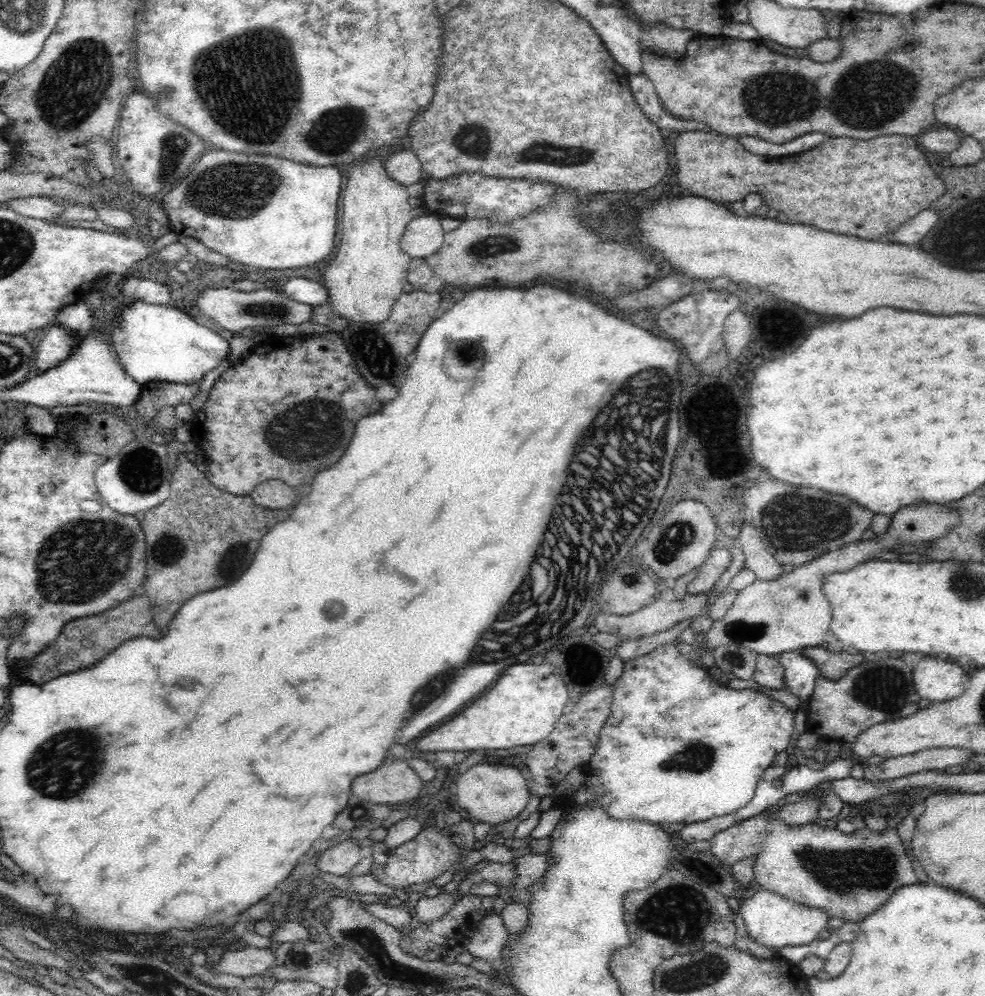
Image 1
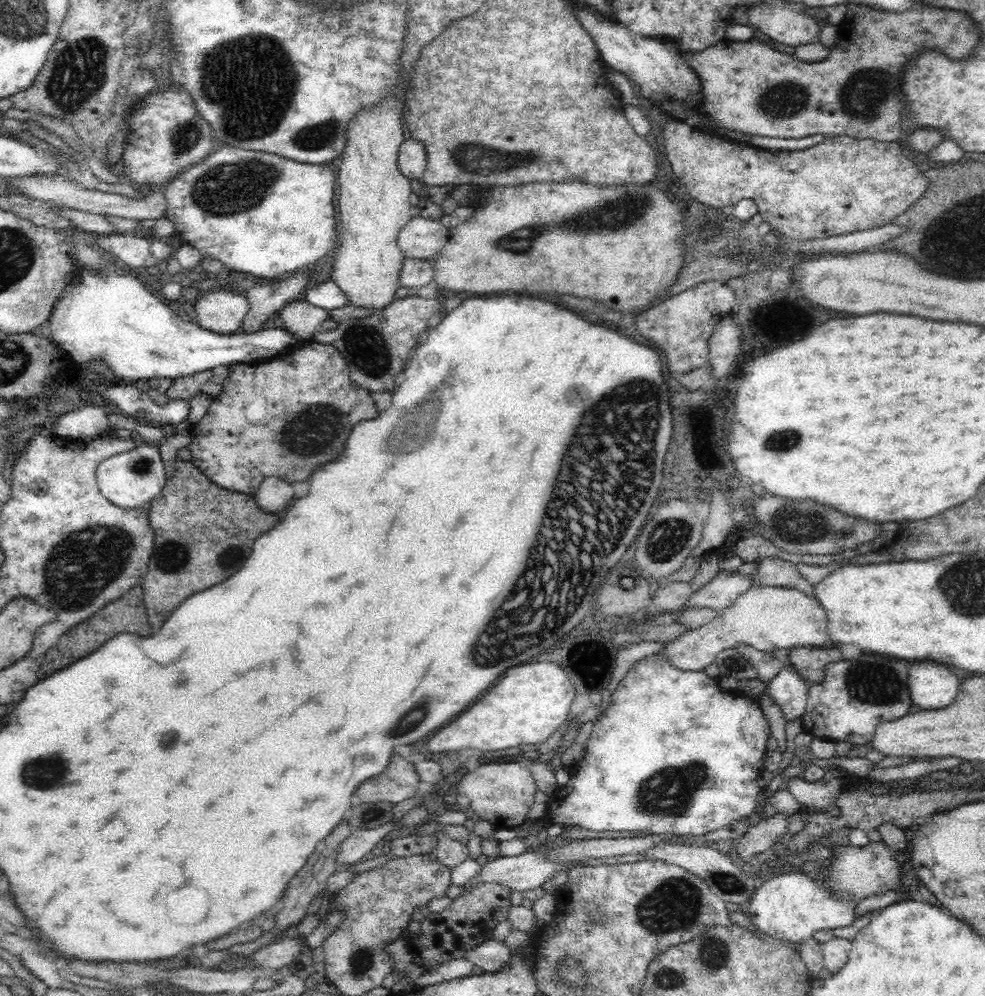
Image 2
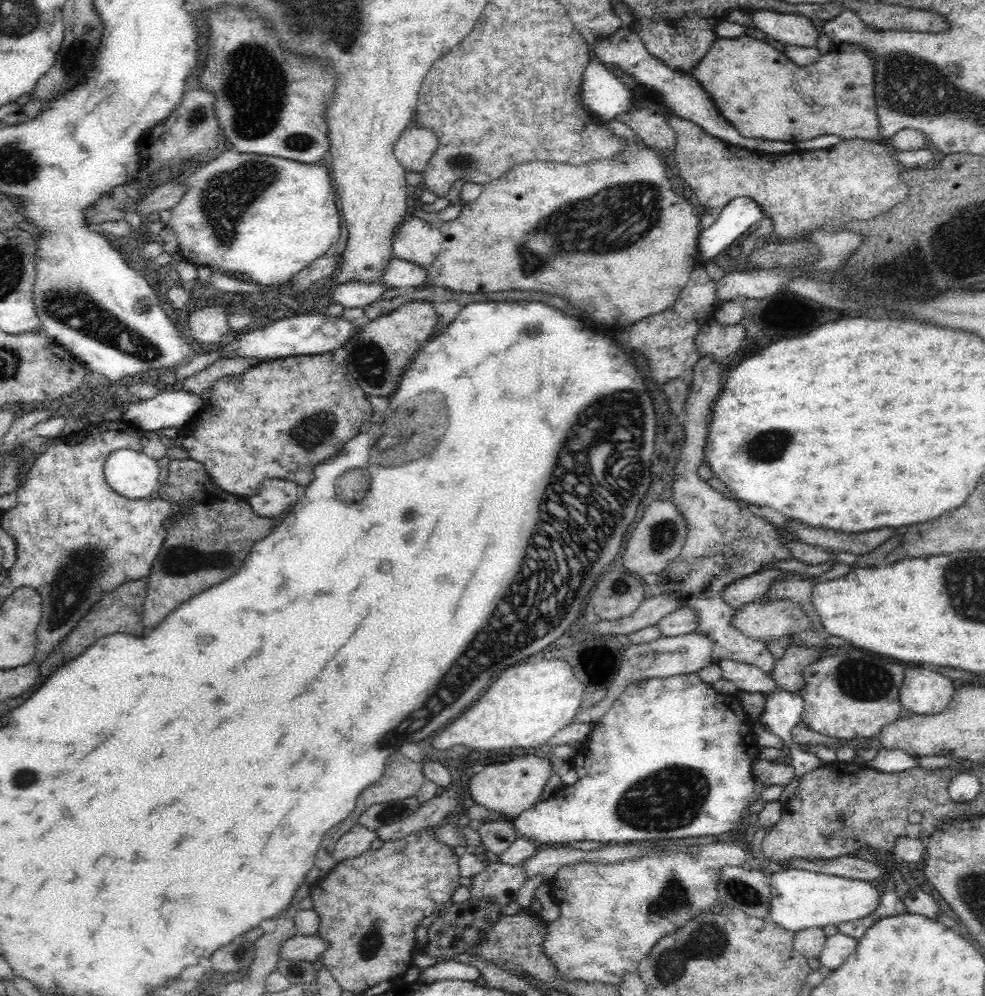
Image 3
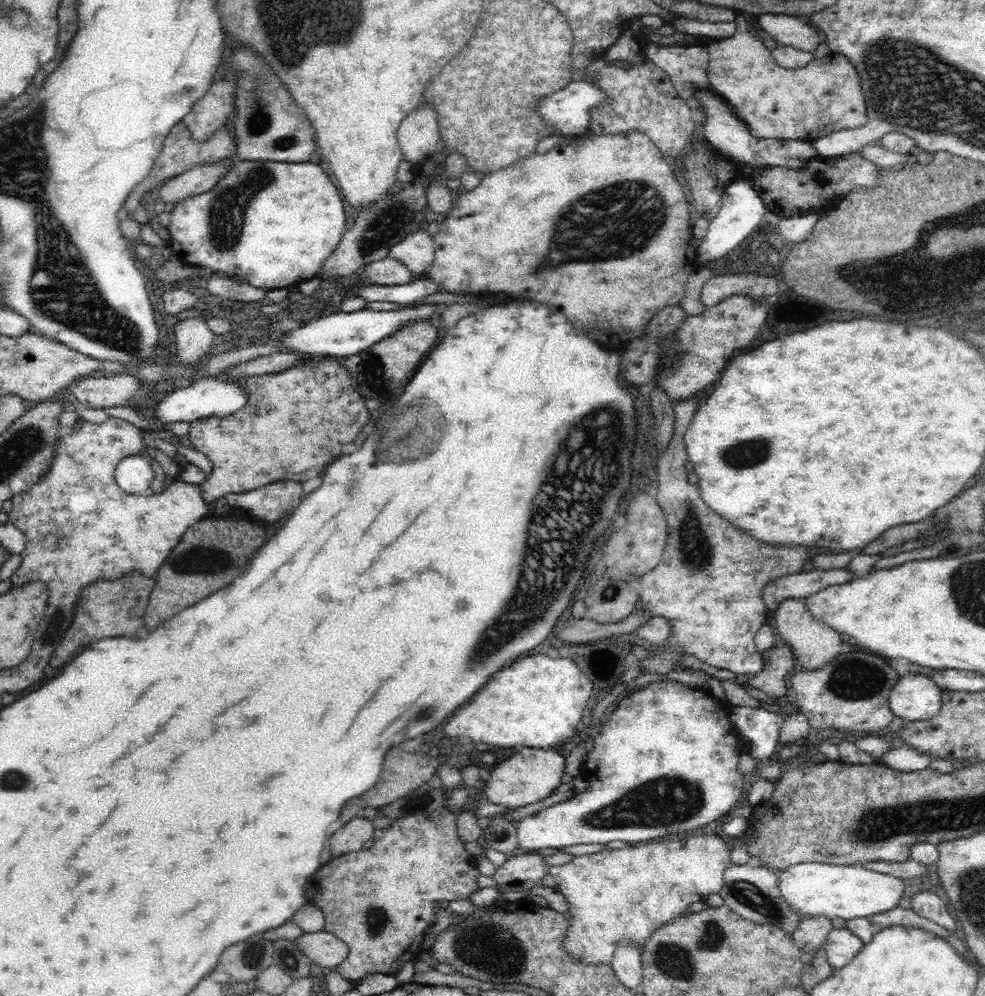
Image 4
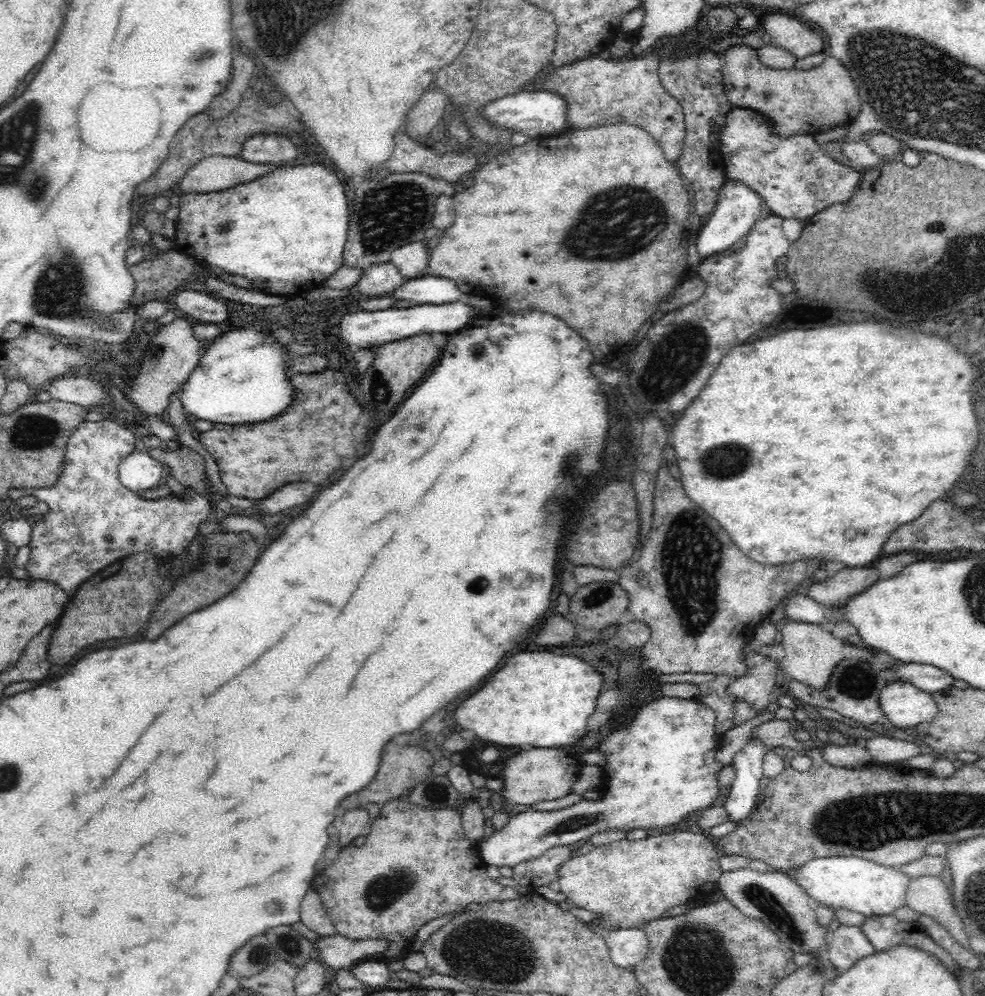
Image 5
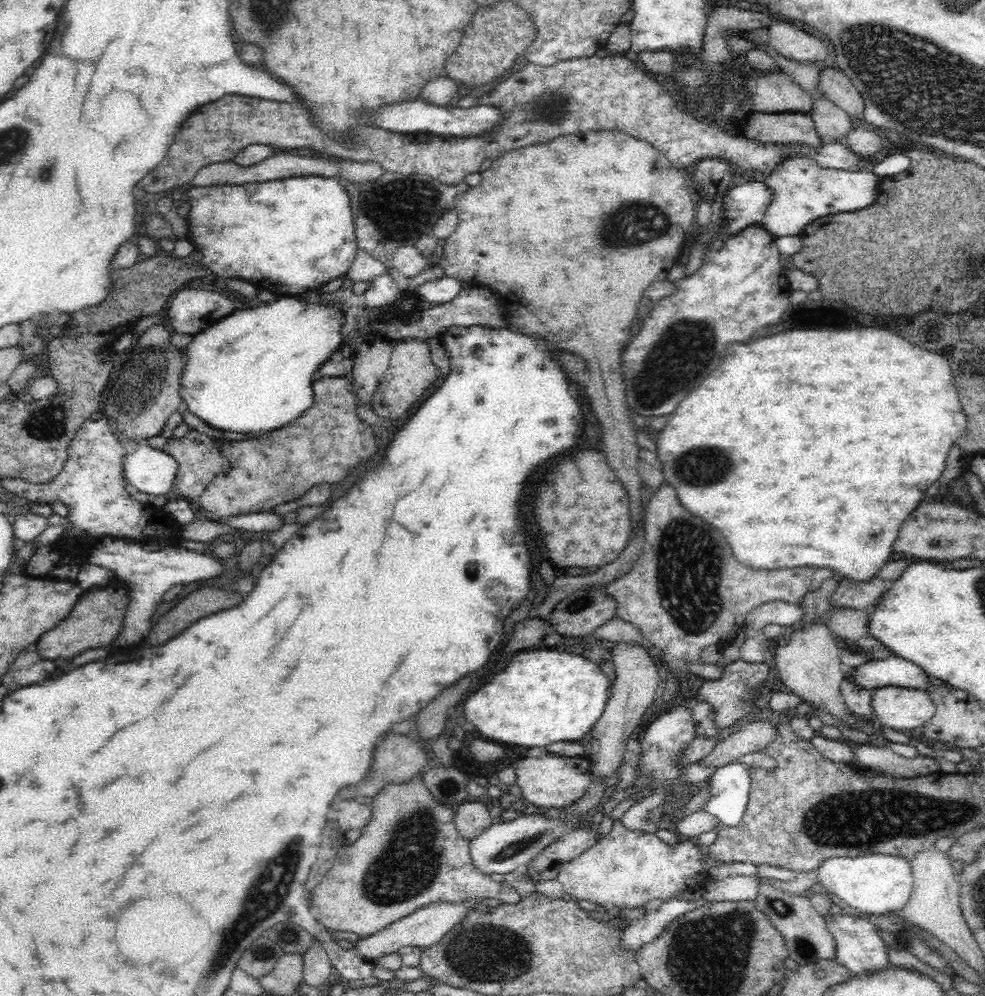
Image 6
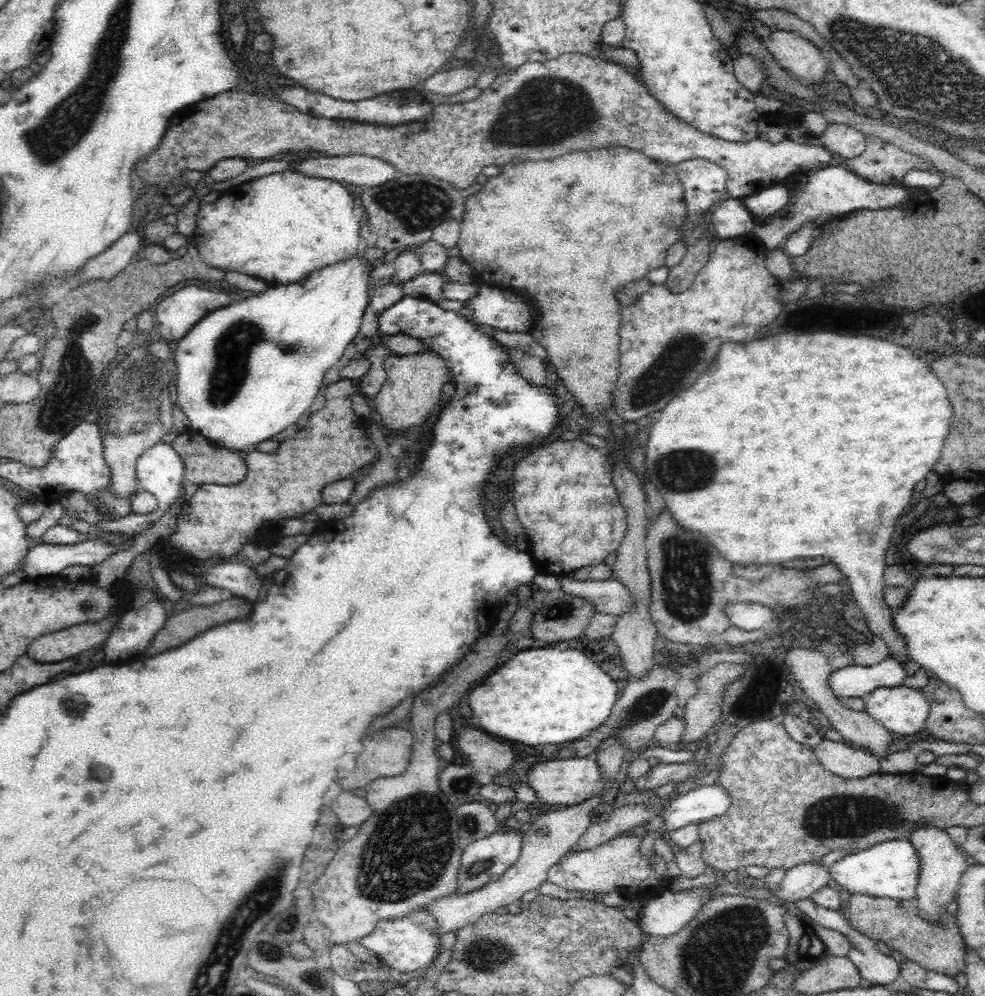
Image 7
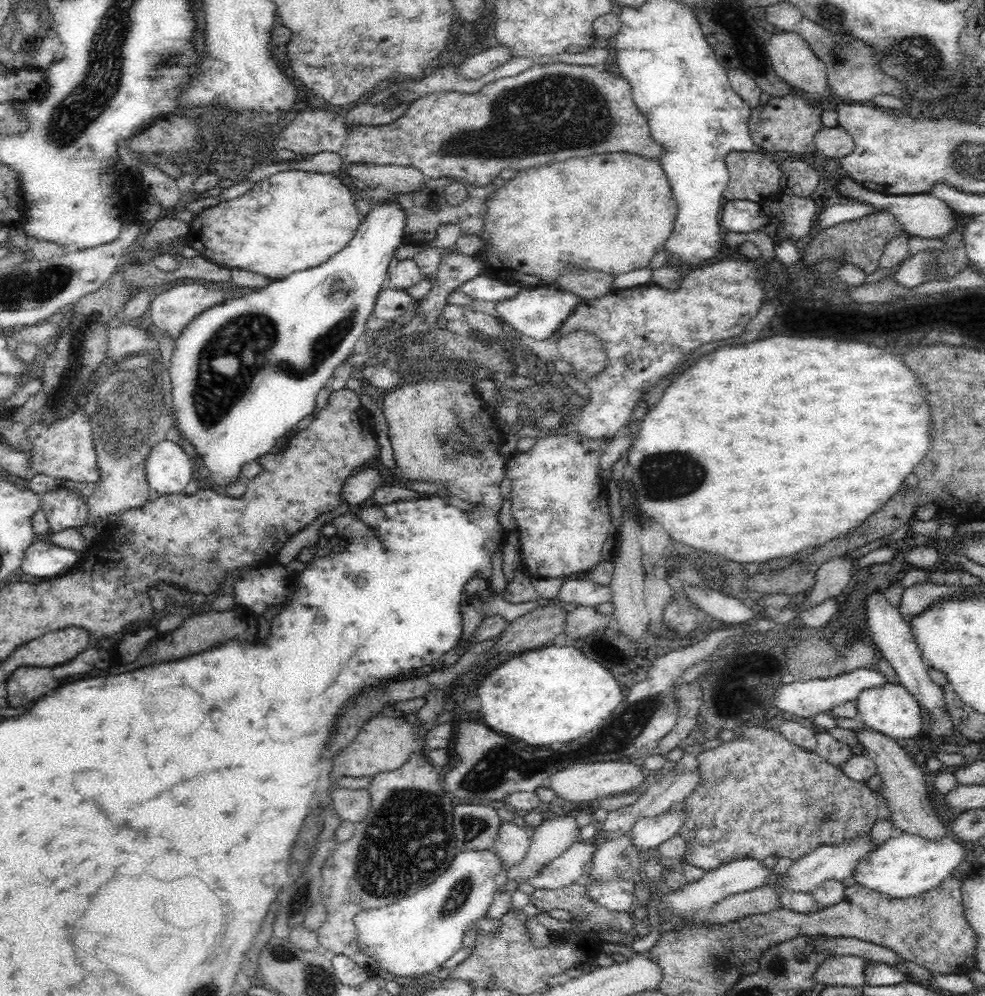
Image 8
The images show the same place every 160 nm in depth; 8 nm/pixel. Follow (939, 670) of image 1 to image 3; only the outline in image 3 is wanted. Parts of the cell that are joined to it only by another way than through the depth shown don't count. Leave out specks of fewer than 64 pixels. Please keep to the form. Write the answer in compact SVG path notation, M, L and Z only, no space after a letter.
M926 668L906 670L899 696L901 708L906 708L912 715L938 714L949 705L954 690L958 689L954 684L959 683Z

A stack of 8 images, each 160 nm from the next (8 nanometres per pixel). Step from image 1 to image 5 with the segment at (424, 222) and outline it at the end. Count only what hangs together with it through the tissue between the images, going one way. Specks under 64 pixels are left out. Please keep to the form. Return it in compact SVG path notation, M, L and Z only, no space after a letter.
M416 241L393 250L391 261L406 280L424 277L429 265L429 251L426 242Z

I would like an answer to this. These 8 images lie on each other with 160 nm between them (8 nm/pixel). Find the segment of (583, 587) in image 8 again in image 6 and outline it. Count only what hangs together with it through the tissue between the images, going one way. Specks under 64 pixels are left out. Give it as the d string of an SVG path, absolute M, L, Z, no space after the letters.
M668 483L651 495L644 520L645 537L642 556L628 574L604 587L605 592L617 603L616 617L633 624L660 653L669 668L688 670L690 664L704 663L702 653L709 646L724 650L731 636L742 633L746 617L755 608L772 601L793 602L800 605L806 592L817 590L823 580L832 577L828 568L802 566L780 570L745 567L734 558L726 538L702 518L689 513L681 505L677 490Z

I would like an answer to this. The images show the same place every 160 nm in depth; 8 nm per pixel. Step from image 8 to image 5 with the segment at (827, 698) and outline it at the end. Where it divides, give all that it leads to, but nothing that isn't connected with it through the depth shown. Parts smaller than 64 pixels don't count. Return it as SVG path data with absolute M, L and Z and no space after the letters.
M902 663L900 668L894 670L894 674L896 674L897 681L912 682L912 685L924 692L935 693L956 688L953 683L957 678L953 678L950 673L932 665Z

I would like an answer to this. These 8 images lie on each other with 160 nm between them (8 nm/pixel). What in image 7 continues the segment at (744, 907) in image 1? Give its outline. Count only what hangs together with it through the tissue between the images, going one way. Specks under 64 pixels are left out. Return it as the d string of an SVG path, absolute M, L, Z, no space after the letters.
M896 839L881 842L856 854L844 855L828 867L831 885L838 889L845 889L850 894L868 894L871 898L890 898L906 901L915 898L916 886L919 882L920 859L911 841Z

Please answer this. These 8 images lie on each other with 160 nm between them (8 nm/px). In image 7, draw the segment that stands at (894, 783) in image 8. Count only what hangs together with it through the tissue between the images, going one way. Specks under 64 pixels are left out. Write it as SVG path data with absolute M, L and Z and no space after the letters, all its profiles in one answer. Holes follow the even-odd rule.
M792 650L792 654L788 654L788 658L784 658L786 668L790 668L790 678L793 684L802 689L803 694L814 700L816 708L821 710L828 718L832 729L836 730L843 736L843 740L852 744L854 747L862 748L862 750L872 753L874 757L879 759L886 758L891 752L888 750L890 744L890 731L877 720L874 720L865 710L860 712L846 708L841 699L838 698L830 689L827 680L833 673L828 668L828 657L818 650ZM921 824L914 828L910 841L920 859L919 882L915 887L919 915L936 924L942 916L954 914L955 896L968 867L964 853L952 843L947 831L940 830L939 827L925 827Z

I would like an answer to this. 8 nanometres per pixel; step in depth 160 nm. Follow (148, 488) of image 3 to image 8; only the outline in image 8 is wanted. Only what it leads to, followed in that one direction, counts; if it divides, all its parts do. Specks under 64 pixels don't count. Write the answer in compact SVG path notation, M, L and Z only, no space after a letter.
M164 439L148 452L145 478L158 496L182 493L194 475L193 460L181 443Z

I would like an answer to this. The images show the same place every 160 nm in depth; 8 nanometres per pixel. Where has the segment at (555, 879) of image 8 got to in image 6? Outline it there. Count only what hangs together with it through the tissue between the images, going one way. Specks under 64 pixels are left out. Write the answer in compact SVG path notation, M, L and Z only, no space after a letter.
M619 820L613 822L611 832L597 841L594 846L564 863L557 874L557 880L571 900L588 901L604 909L604 912L608 912L614 908L641 908L653 900L662 902L678 900L685 893L701 890L702 886L706 886L706 883L711 880L708 870L712 864L705 848L698 843L696 838L678 837L674 844L667 843L655 834L626 829Z

